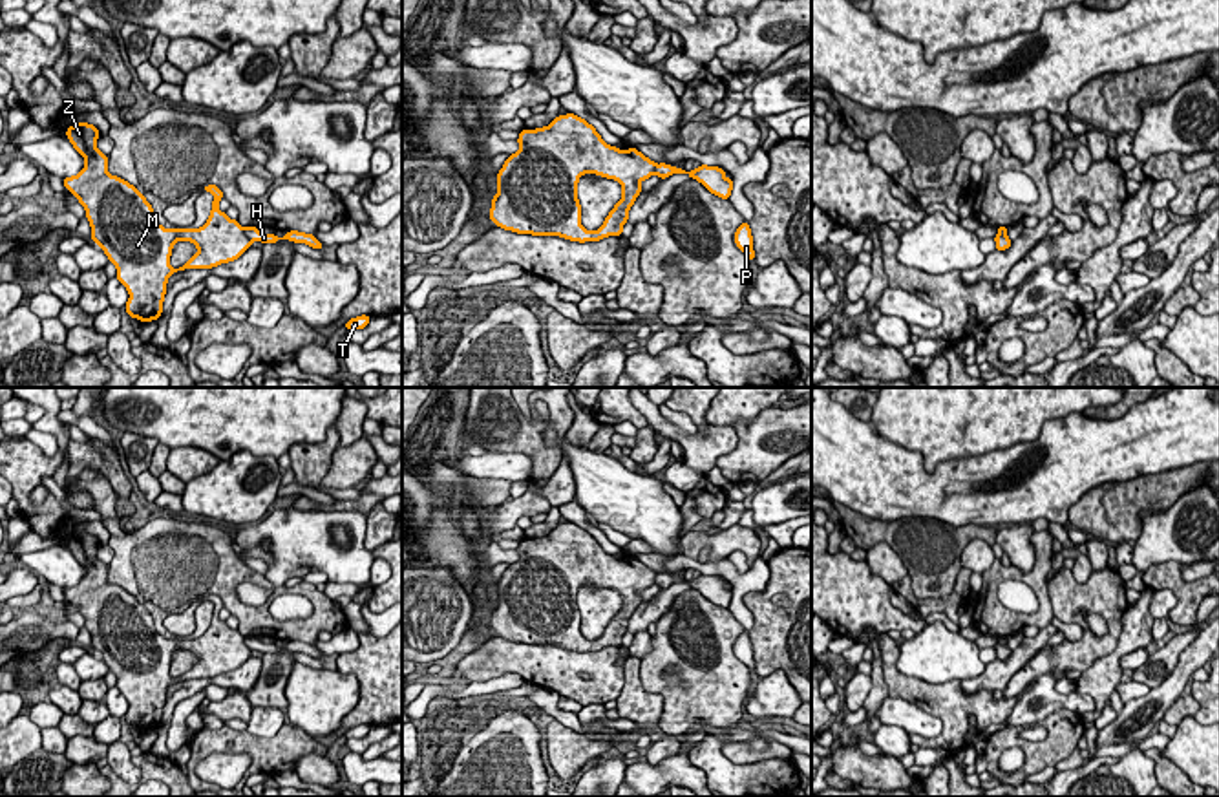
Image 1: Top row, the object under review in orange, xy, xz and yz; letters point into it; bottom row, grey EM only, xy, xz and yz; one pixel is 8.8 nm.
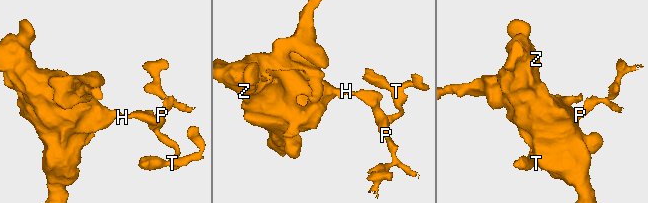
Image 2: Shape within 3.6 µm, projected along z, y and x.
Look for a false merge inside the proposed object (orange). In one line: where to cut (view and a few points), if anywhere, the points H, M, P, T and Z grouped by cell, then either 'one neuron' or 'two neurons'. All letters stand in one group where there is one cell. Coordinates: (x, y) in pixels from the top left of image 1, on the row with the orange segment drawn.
cut in xy along (243, 229), (251, 242); H P T / M Z; two neurons

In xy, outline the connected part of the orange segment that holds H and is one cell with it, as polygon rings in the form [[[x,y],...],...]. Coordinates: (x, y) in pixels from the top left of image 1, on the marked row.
[[[245,227],[245,236],[250,241],[261,241],[261,243],[278,243],[280,239],[289,239],[294,243],[305,243],[313,249],[323,249],[323,245],[316,239],[316,236],[313,234],[305,234],[305,232],[298,232],[298,230],[291,230],[287,232],[283,238],[278,238],[276,234],[263,234],[258,230],[258,227]]]

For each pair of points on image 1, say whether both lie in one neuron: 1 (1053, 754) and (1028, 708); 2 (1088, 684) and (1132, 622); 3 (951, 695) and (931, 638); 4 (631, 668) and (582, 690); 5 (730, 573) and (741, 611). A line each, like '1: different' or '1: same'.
1: different
2: same
3: different
4: different
5: same

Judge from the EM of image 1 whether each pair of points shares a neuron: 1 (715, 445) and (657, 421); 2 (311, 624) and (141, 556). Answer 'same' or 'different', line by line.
1: same
2: same

